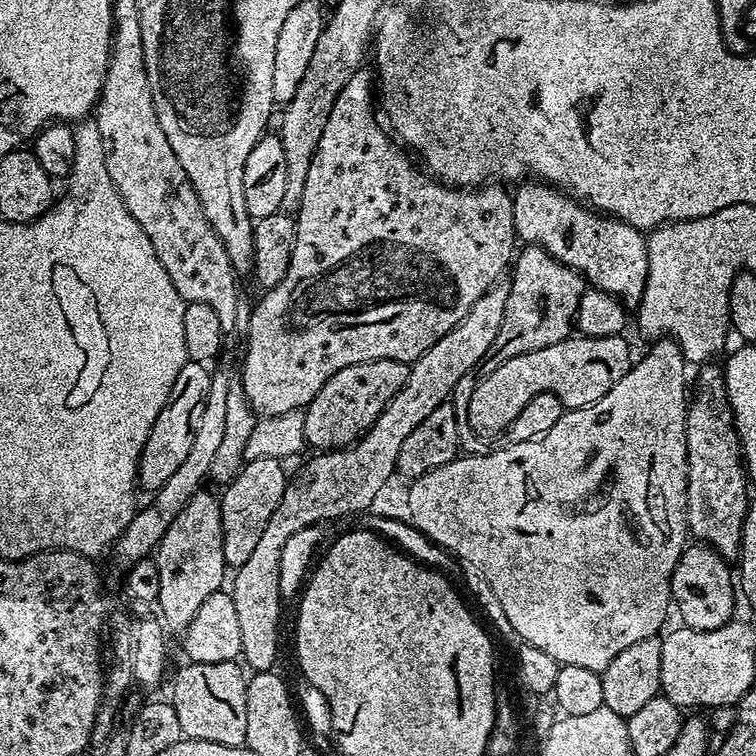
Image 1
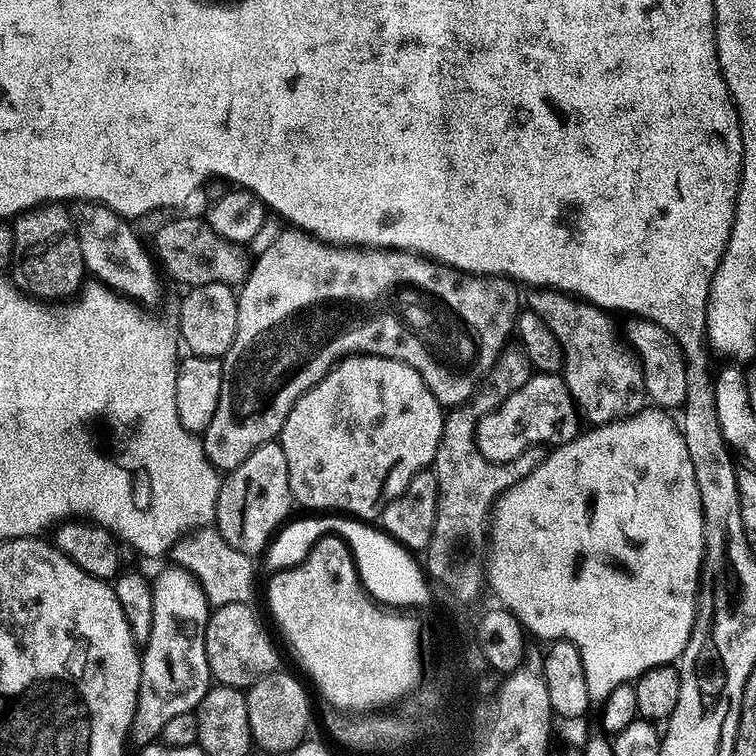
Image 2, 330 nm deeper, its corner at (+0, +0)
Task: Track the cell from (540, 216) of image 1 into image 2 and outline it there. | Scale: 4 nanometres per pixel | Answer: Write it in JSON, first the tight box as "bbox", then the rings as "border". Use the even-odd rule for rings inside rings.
{"bbox":[526,288,646,426],"border":[[[537,288],[529,293],[526,296],[527,307],[538,314],[546,326],[550,326],[554,338],[558,338],[558,346],[562,346],[562,375],[577,413],[583,419],[585,416],[589,425],[601,426],[641,412],[646,406],[644,374],[637,357],[631,351],[620,349],[612,324],[608,321],[609,313],[587,300],[569,296],[567,292]]]}

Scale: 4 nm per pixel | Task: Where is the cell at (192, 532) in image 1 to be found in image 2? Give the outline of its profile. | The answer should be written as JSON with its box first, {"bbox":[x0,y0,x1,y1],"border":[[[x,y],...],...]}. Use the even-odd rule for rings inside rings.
{"bbox":[130,566,212,746],"border":[[[168,566],[165,572],[158,573],[151,586],[154,622],[150,638],[142,648],[140,698],[130,733],[140,746],[153,743],[170,718],[195,713],[212,680],[204,649],[204,627],[208,624],[210,605],[201,586],[191,572],[179,566]]]}

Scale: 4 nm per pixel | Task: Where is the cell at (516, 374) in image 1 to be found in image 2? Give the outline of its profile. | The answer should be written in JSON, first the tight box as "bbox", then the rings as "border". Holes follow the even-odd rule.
{"bbox":[476,374,578,464],"border":[[[534,374],[510,398],[484,416],[476,427],[476,445],[487,460],[504,464],[518,458],[527,448],[559,446],[578,435],[578,413],[563,375]]]}

